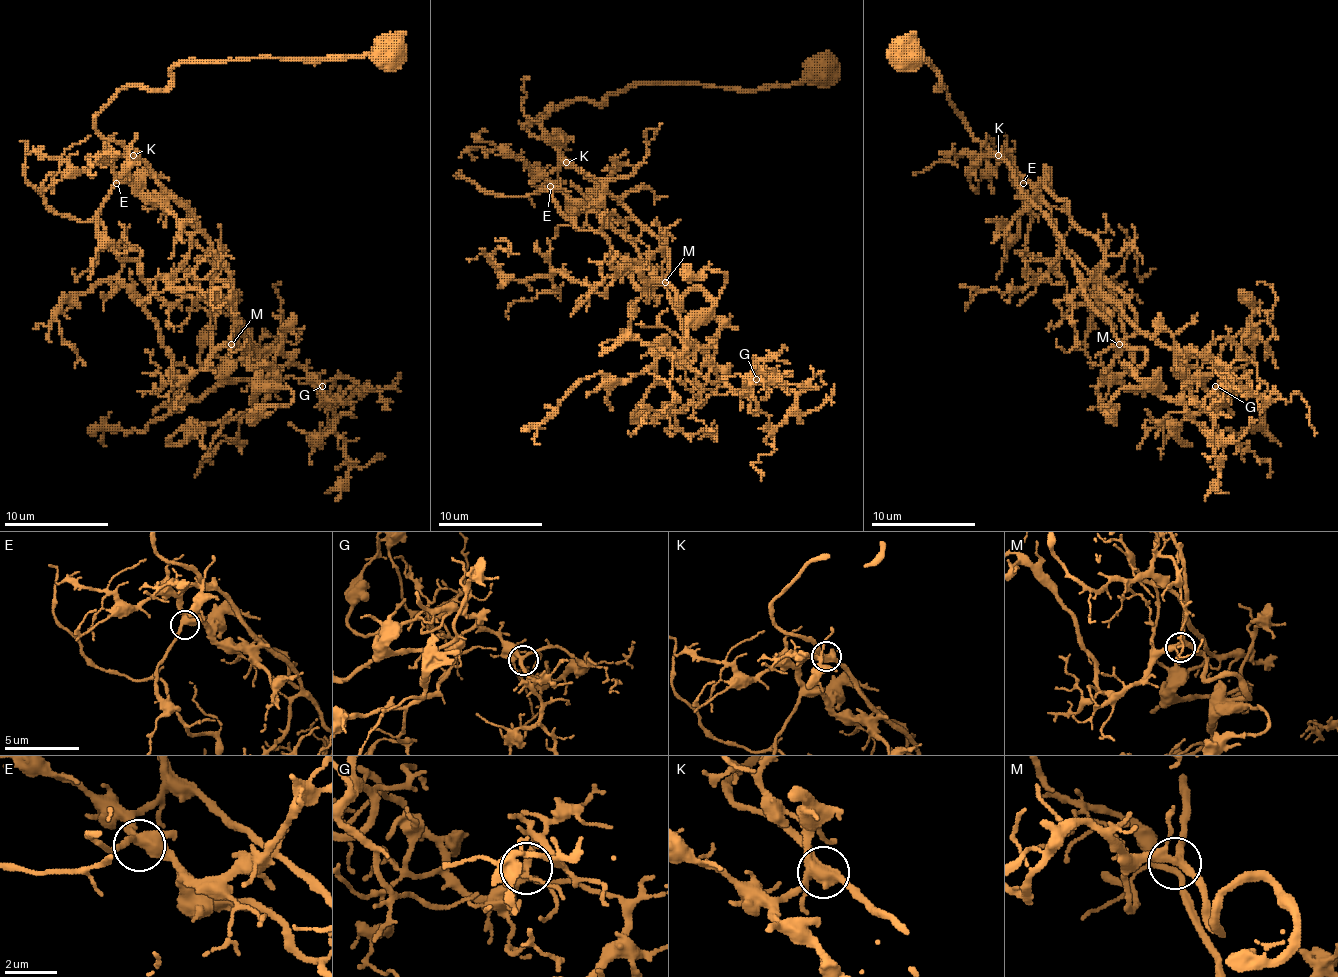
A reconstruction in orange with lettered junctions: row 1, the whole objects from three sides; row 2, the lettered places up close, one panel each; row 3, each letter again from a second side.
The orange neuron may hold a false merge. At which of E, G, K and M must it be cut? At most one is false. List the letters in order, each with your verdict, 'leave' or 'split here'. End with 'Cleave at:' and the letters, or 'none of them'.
E: leave
G: leave
K: split here
M: leave
Cleave at: K

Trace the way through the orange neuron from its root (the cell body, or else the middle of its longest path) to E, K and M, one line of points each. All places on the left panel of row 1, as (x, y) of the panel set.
E: (387, 60), (184, 60), (163, 89), (124, 86), (96, 118), (96, 128), (127, 151), (114, 162), (116, 183)
K: (387, 60), (184, 60), (163, 89), (124, 86), (96, 118), (98, 131), (132, 154)
M: (387, 60), (184, 60), (163, 89), (124, 86), (96, 118), (223, 264), (231, 344)

